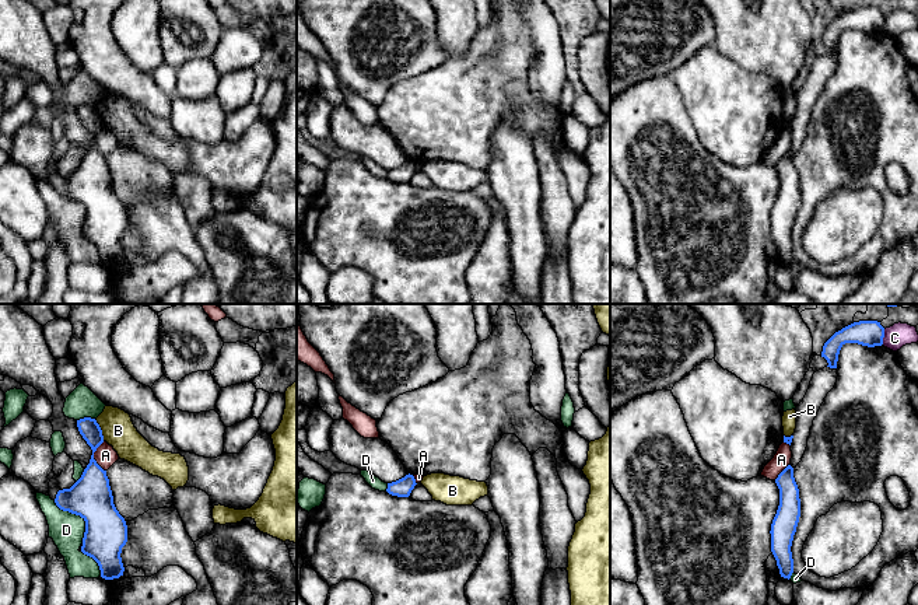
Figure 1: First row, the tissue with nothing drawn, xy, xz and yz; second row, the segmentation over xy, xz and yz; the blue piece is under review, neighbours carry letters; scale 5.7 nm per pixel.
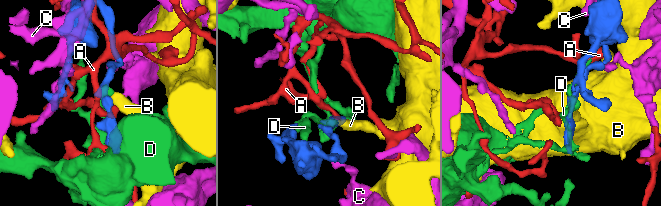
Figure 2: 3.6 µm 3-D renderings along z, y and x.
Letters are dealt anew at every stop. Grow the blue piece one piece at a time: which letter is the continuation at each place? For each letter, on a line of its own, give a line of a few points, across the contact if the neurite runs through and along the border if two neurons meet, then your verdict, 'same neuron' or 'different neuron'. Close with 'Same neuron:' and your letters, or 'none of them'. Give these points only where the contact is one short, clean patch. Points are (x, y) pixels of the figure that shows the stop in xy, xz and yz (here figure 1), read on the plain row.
A: xy (102, 128), (94, 139), (94, 146), (105, 157) | different neuron
B: xy (95, 107), (104, 126) | different neuron
C: different neuron
D: different neuron
Same neuron: none of them

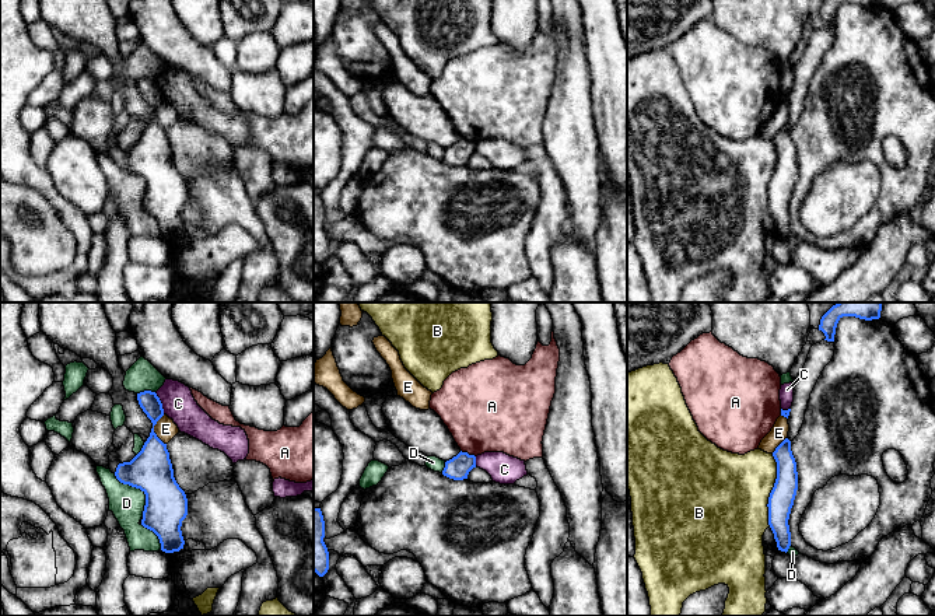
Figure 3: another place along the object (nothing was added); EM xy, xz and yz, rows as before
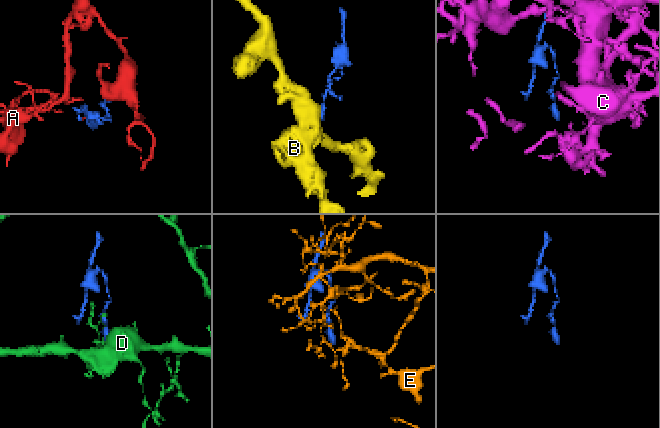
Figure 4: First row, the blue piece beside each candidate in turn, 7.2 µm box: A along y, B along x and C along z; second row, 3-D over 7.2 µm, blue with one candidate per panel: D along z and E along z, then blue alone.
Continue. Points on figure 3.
A: xz (461, 136), (475, 143) | different neuron
B: yz (773, 140), (776, 168), (767, 191), (769, 212) | different neuron
C: xy (156, 80), (164, 100) | different neuron
D: different neuron
E: xy (163, 101), (154, 112), (154, 119), (165, 130) | different neuron
Same neuron: none of them

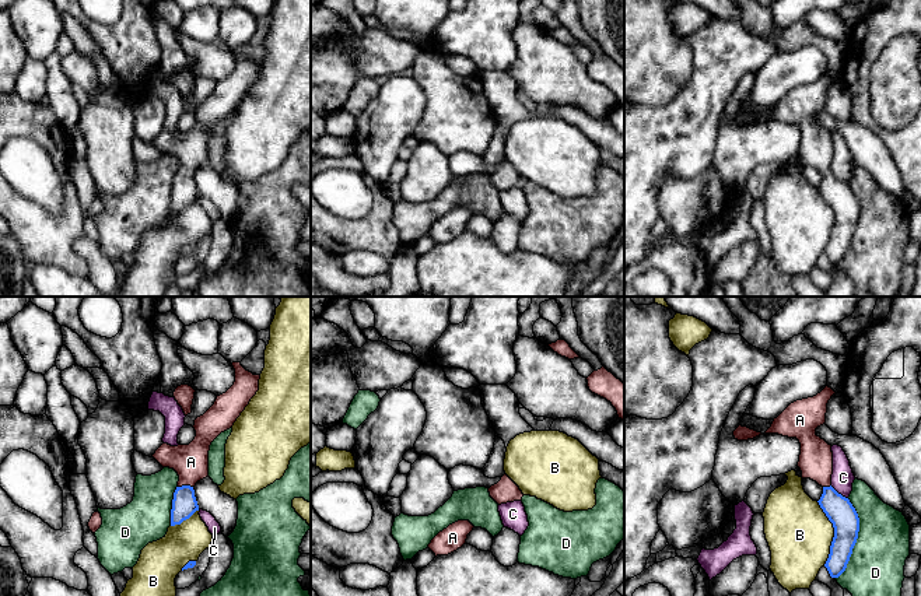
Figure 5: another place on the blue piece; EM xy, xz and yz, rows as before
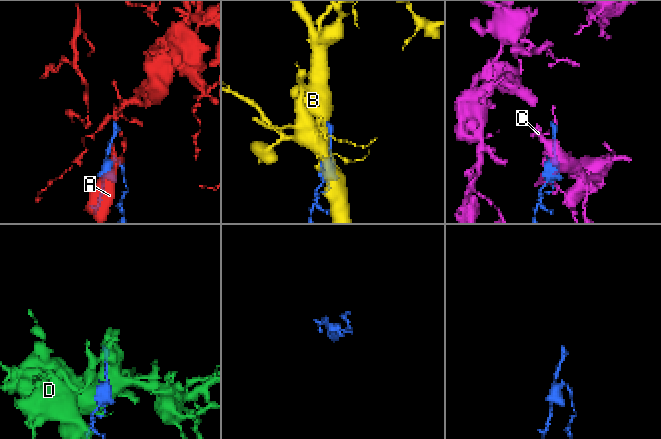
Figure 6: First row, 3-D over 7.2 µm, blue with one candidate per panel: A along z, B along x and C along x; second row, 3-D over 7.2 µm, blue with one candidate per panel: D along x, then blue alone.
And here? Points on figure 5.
A: xy (184, 192), (185, 172), (191, 148) | same neuron
B: different neuron
C: different neuron
D: different neuron
Same neuron: A

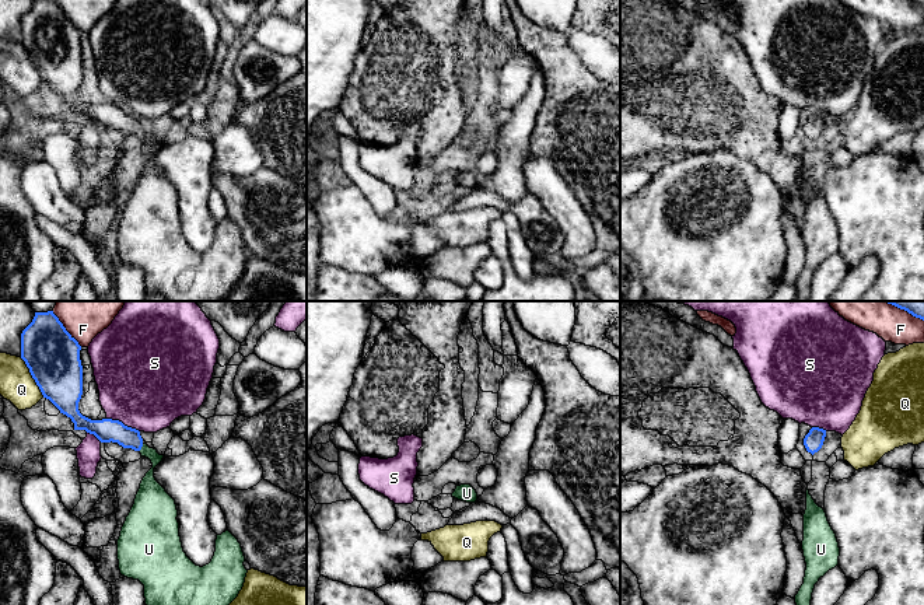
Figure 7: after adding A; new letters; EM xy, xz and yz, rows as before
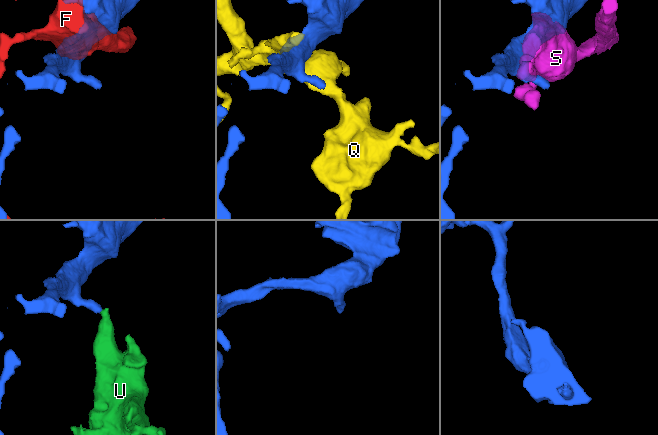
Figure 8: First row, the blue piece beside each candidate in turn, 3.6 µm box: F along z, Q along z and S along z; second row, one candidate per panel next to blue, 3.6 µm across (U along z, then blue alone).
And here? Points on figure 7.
F: different neuron
Q: different neuron
S: different neuron
U: xy (107, 116), (115, 116), (142, 132), (153, 143), (150, 174) | same neuron
Same neuron: U

